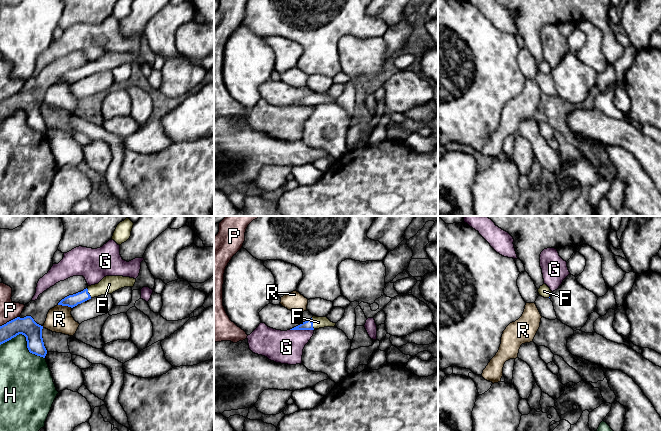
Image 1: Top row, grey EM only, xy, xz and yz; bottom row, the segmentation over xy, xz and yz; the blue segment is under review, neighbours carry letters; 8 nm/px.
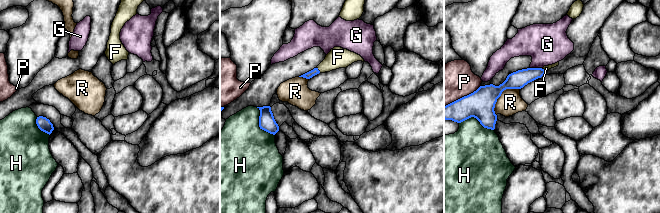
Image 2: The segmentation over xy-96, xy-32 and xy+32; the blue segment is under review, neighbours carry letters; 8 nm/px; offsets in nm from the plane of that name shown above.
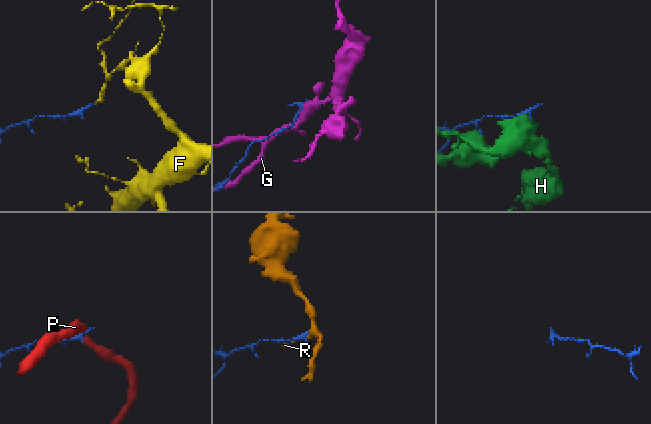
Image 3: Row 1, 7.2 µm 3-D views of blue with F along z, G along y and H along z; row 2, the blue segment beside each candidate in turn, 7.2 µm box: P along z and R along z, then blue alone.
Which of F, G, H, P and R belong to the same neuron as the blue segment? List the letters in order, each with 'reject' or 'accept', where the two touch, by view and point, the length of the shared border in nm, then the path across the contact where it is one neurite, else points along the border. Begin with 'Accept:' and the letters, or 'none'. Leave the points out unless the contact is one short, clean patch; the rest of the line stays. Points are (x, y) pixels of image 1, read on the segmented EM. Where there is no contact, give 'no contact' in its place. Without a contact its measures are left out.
Accept: F
F: accept; contact xz (312, 324); length 100 nm; way xz (307, 325), (312, 324), (318, 322)
G: reject; contact xz (302, 329); length 190 nm
H: reject; contact xy (26, 339); length 380 nm
P: reject; contact xy (9, 321); length 170 nm
R: reject; contact xy (65, 305); length 120 nm

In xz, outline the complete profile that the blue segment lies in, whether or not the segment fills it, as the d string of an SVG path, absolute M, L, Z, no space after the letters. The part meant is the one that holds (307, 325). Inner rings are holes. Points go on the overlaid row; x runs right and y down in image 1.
M313 316L311 319L301 323L300 325L290 329L290 330L315 330L324 327L334 327L336 323L331 322L326 316L316 317Z

